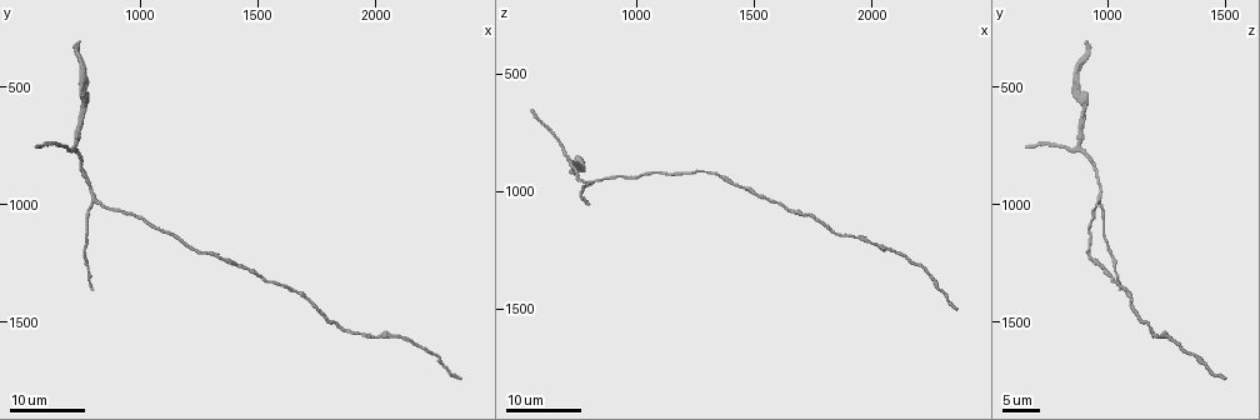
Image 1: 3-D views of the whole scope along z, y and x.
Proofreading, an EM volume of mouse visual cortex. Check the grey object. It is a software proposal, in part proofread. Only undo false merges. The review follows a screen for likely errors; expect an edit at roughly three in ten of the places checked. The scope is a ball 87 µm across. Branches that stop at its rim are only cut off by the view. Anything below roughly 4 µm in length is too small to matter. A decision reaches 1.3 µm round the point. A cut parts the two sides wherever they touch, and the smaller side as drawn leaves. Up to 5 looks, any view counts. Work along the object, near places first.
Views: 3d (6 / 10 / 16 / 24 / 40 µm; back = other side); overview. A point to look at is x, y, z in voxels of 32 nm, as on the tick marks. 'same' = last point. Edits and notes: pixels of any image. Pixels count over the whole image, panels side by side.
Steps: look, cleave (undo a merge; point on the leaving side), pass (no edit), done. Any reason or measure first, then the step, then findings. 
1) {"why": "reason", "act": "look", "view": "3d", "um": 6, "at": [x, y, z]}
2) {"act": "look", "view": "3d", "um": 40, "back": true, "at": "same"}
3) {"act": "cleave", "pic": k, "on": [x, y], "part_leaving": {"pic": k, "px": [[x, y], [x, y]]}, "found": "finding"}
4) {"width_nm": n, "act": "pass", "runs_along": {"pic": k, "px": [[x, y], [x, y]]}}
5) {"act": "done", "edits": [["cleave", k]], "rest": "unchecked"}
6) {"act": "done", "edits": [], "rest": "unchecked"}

{"why": "three-way junction", "act": "look", "view": "3d", "um": 24, "at": [720, 770, 870]}

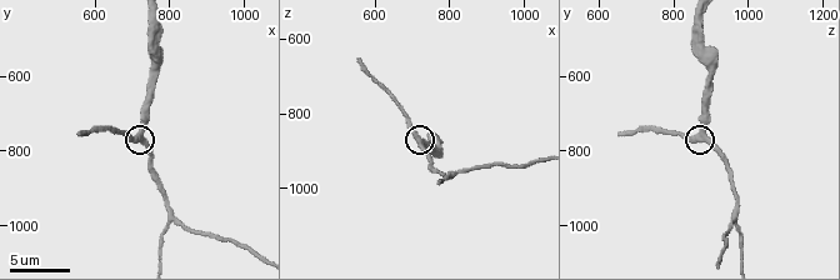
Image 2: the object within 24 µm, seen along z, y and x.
{"act": "look", "view": "3d", "um": 10, "at": [720, 750, 870]}

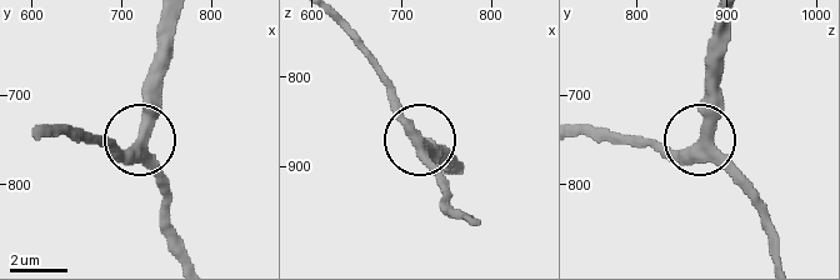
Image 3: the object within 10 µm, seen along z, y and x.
{"act": "look", "view": "3d", "um": 10, "back": true, "at": [715, 755, 865]}

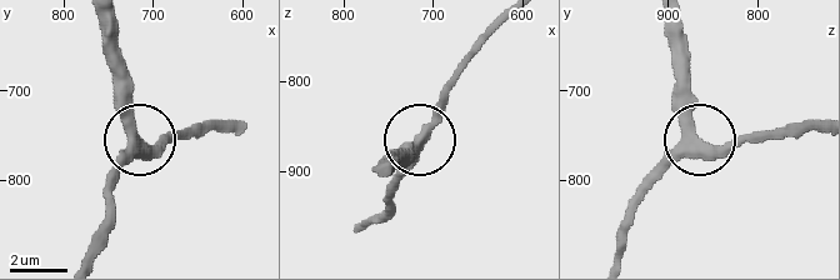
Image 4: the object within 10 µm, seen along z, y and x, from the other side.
{"arms": 3, "act": "pass", "runs_along": {"pic": 4, "px": [[83, 259], [109, 180], [133, 144], [174, 144]]}, "found": "one cell here"}

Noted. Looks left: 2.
{"why": "three-way junction", "act": "look", "view": "3d", "um": 10, "at": [800, 990, 960]}

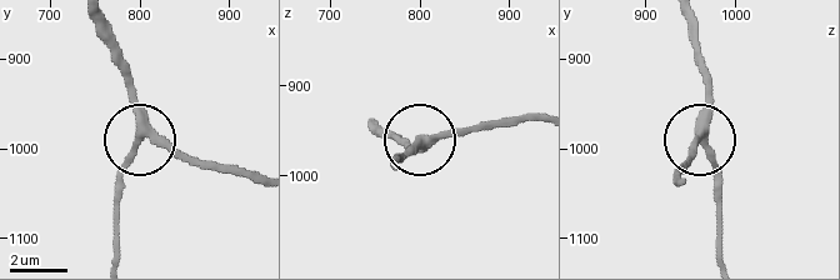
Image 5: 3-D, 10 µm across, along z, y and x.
{"arms": 3, "act": "pass", "runs_along": {"pic": 5, "px": [[256, 181], [141, 144], [115, 196]]}, "found": "continuous, no second cell"}

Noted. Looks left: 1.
{"act": "done", "edits": [], "rest": "unchecked"}

